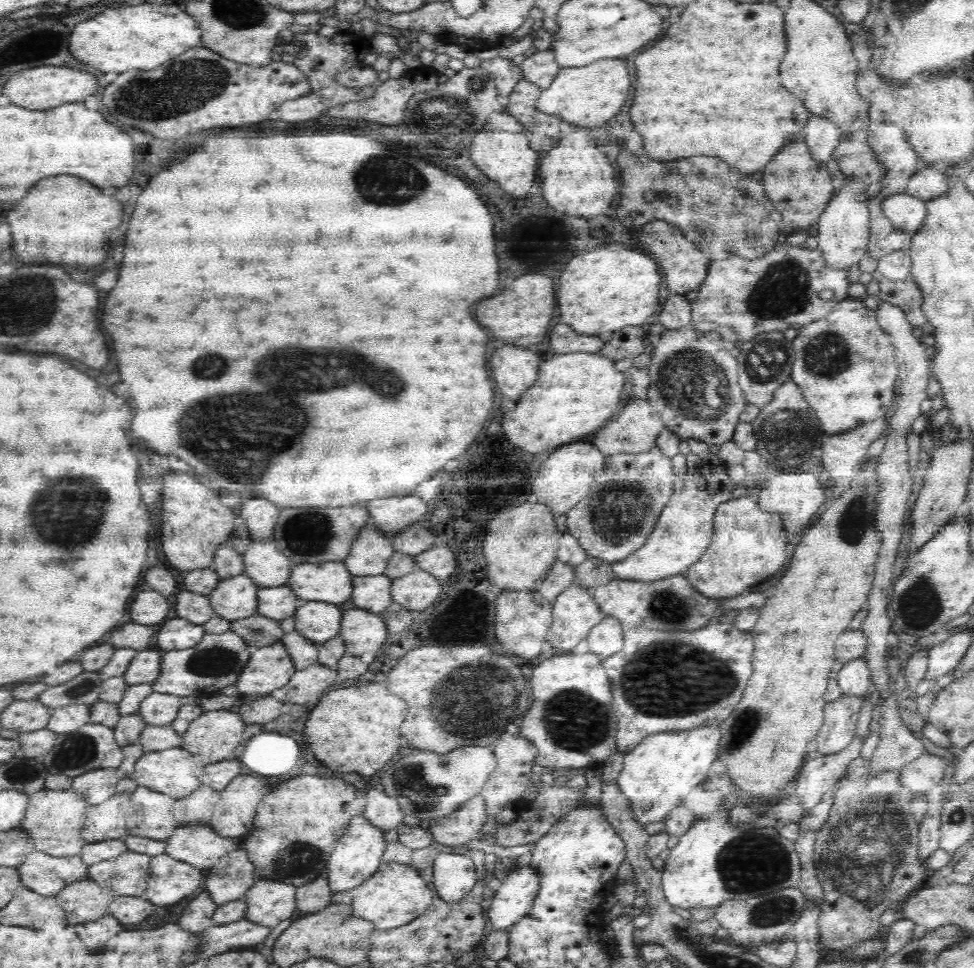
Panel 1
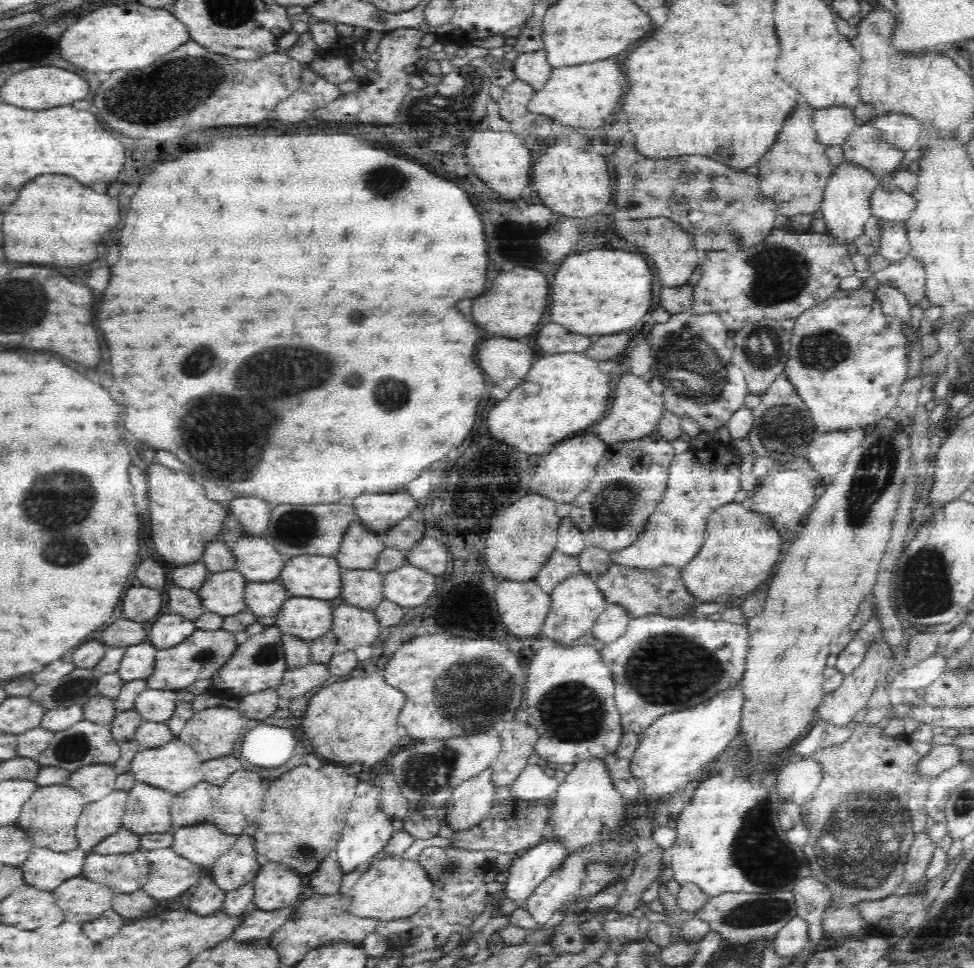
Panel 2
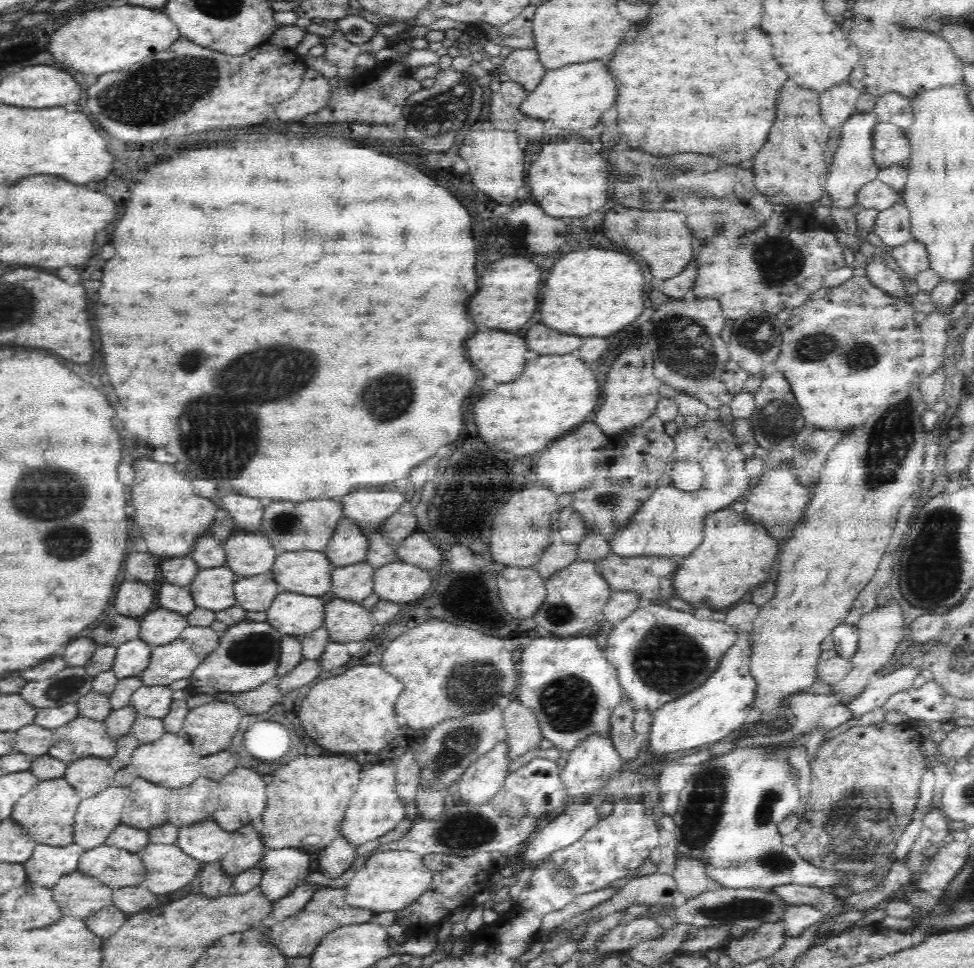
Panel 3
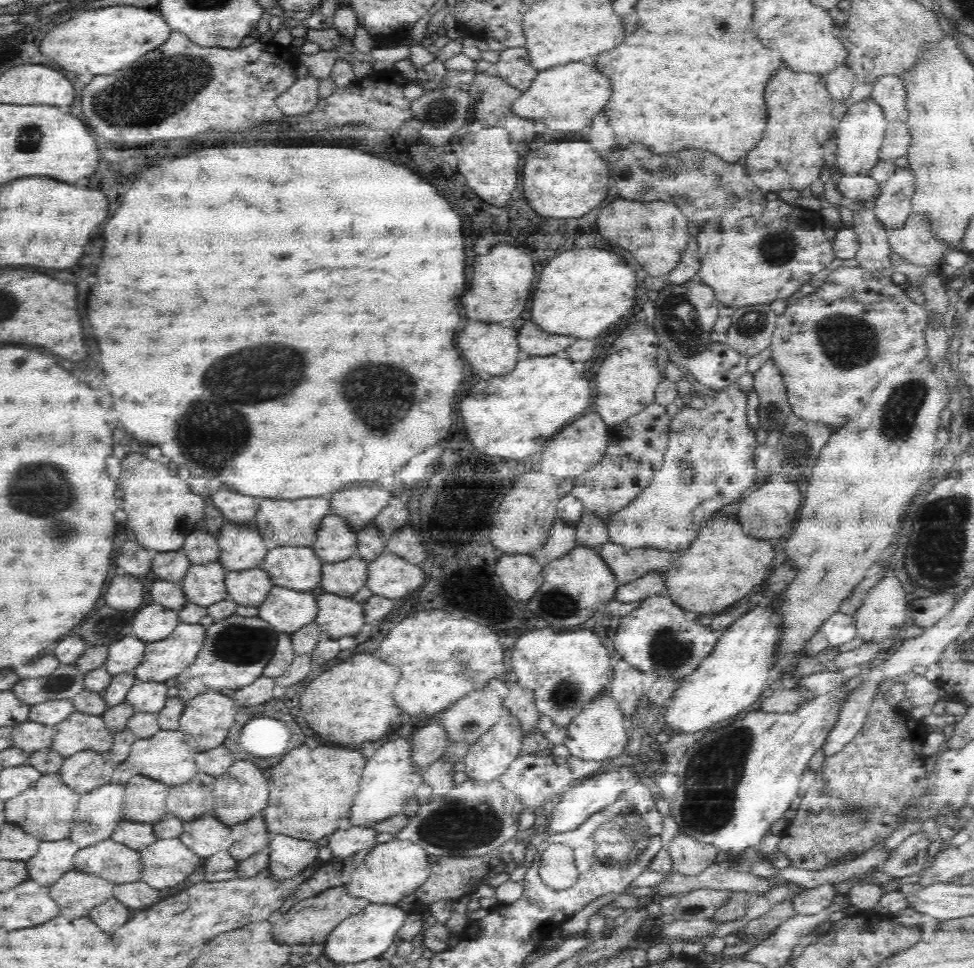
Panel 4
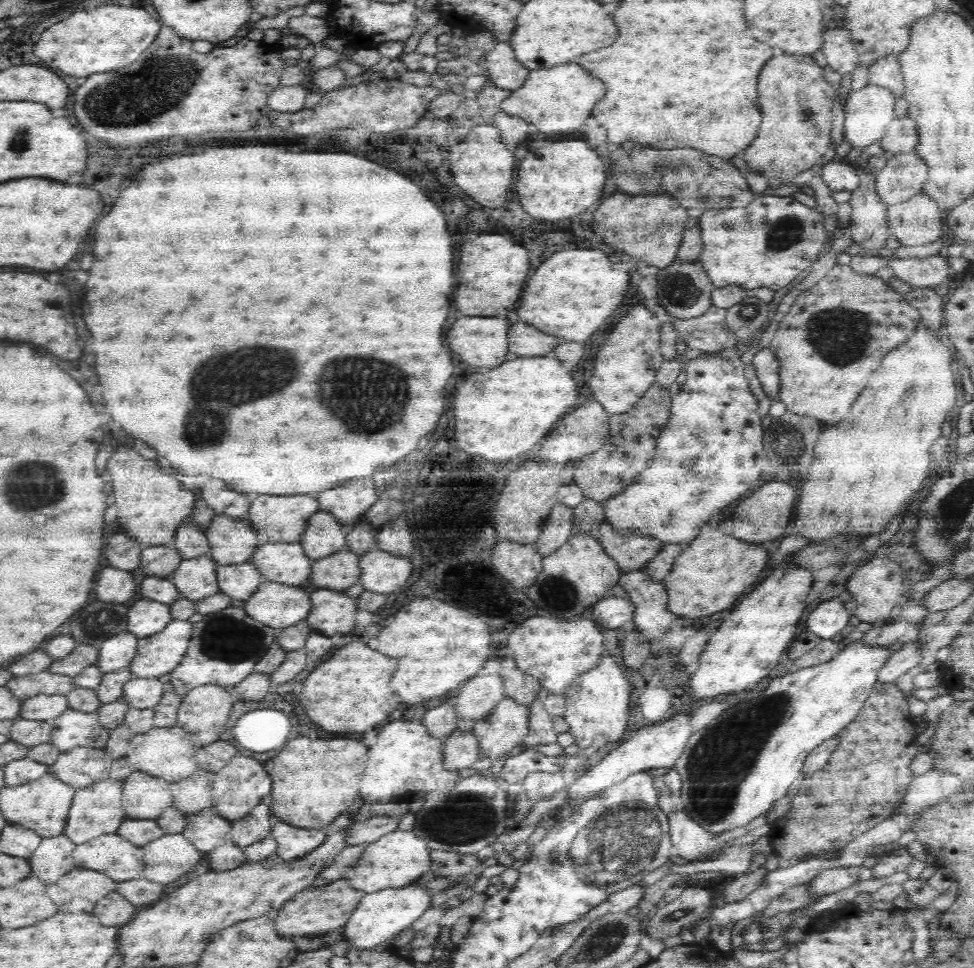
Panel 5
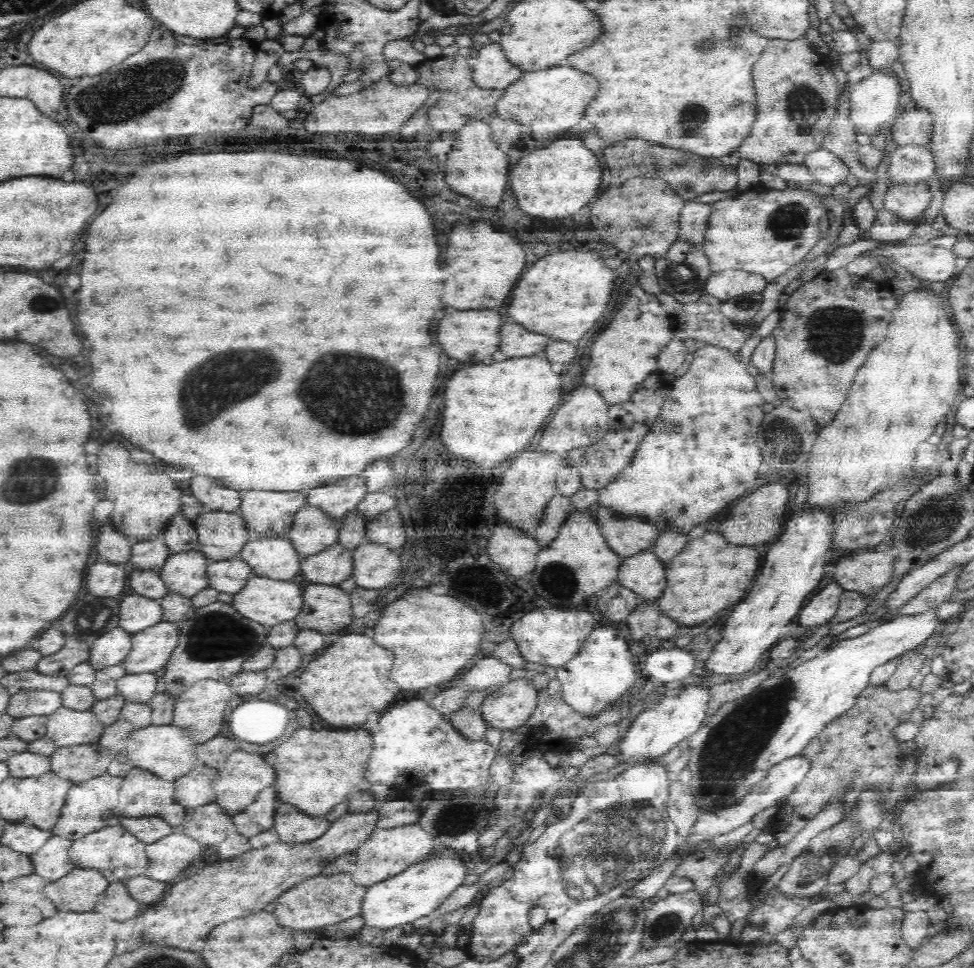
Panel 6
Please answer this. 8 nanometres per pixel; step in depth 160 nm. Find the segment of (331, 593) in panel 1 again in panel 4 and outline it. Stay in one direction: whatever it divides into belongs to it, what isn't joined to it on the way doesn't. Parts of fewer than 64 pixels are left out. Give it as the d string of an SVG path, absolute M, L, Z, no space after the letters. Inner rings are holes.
M277 545L276 548L266 550L259 566L268 573L272 585L296 589L297 591L310 591L319 585L322 563L323 561L316 556L311 547Z

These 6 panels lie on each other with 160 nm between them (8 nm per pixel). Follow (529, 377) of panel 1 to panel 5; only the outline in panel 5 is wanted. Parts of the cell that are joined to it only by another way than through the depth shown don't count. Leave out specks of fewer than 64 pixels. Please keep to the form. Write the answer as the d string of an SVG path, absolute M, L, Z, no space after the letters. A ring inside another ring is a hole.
M464 316L450 326L446 342L452 352L470 366L495 368L504 362L510 325L498 316Z

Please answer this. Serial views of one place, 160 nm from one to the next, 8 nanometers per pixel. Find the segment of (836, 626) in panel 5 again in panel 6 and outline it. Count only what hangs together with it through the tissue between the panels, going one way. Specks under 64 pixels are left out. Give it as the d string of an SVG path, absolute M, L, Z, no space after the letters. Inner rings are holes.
M832 581L810 598L808 604L802 604L798 612L798 622L803 628L816 626L834 616L838 608L838 600L844 588Z

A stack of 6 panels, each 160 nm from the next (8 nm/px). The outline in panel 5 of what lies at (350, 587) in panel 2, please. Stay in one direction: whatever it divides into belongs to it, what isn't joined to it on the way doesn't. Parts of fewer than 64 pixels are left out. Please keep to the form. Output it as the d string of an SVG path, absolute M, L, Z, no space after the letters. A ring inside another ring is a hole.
M346 549L311 561L309 579L318 587L343 591L359 582L359 555Z

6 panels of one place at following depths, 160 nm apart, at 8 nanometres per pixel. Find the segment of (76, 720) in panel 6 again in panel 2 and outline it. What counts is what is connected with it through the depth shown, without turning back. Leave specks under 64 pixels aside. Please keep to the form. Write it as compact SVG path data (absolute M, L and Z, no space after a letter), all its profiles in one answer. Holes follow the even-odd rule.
M83 718L71 727L53 732L50 746L34 759L42 766L58 766L74 771L88 764L116 762L120 754L119 743L112 738L109 724L96 724Z

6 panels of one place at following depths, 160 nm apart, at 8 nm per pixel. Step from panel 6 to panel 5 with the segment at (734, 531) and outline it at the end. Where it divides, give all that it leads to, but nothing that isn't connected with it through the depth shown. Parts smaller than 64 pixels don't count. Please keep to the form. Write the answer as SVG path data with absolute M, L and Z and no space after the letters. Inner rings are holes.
M768 482L753 491L749 498L742 500L732 516L732 536L750 544L758 544L764 540L774 540L784 534L790 510L796 500L796 490L786 482Z

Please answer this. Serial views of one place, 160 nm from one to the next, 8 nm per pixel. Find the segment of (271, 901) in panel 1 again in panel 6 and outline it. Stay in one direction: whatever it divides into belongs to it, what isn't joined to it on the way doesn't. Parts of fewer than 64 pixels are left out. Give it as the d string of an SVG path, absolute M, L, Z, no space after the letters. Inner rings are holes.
M280 801L276 807L273 829L279 833L280 841L310 841L320 837L330 825L326 818L306 814L288 802Z

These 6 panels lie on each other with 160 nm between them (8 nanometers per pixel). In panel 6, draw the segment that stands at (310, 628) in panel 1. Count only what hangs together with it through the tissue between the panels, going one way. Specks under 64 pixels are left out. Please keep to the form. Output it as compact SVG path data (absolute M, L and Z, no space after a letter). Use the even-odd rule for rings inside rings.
M253 574L245 580L242 588L234 593L231 605L242 616L268 628L294 618L302 608L302 595L298 584L291 579L274 580L271 577Z

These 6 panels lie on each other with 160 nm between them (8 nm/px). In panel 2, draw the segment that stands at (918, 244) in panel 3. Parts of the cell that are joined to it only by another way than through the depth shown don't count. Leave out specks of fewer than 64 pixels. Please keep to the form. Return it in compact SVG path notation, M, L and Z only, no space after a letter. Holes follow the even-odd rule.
M911 252L873 276L879 282L888 282L902 289L912 305L925 297L925 266L921 258Z

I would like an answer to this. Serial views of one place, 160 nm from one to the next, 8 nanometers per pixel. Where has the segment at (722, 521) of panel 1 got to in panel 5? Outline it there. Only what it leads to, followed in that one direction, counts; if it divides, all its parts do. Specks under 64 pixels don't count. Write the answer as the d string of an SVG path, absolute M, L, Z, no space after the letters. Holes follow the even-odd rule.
M707 525L690 542L690 546L680 552L674 566L662 580L668 588L666 608L672 614L690 620L722 612L734 606L748 586L756 582L760 572L766 568L766 562L768 554L762 546L744 544L732 536L726 536L715 525Z

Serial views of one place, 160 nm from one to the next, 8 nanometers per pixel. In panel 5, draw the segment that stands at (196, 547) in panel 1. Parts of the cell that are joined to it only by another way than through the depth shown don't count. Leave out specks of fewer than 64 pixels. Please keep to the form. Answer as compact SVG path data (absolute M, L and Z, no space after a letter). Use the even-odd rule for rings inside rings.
M116 448L106 464L106 470L114 486L112 503L118 510L120 526L143 547L152 544L170 545L175 528L180 522L189 519L196 495L184 490L170 472L154 466L150 460L140 458L140 454L130 448Z

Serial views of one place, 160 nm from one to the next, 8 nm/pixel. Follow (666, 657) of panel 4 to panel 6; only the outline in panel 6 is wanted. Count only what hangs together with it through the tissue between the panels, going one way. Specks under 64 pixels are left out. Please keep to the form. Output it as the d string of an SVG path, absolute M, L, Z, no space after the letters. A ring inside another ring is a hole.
M653 547L644 548L636 554L623 557L616 582L630 588L641 598L656 601L657 597L660 596L660 592L664 590L664 572L666 568L664 564L666 562L662 562Z

